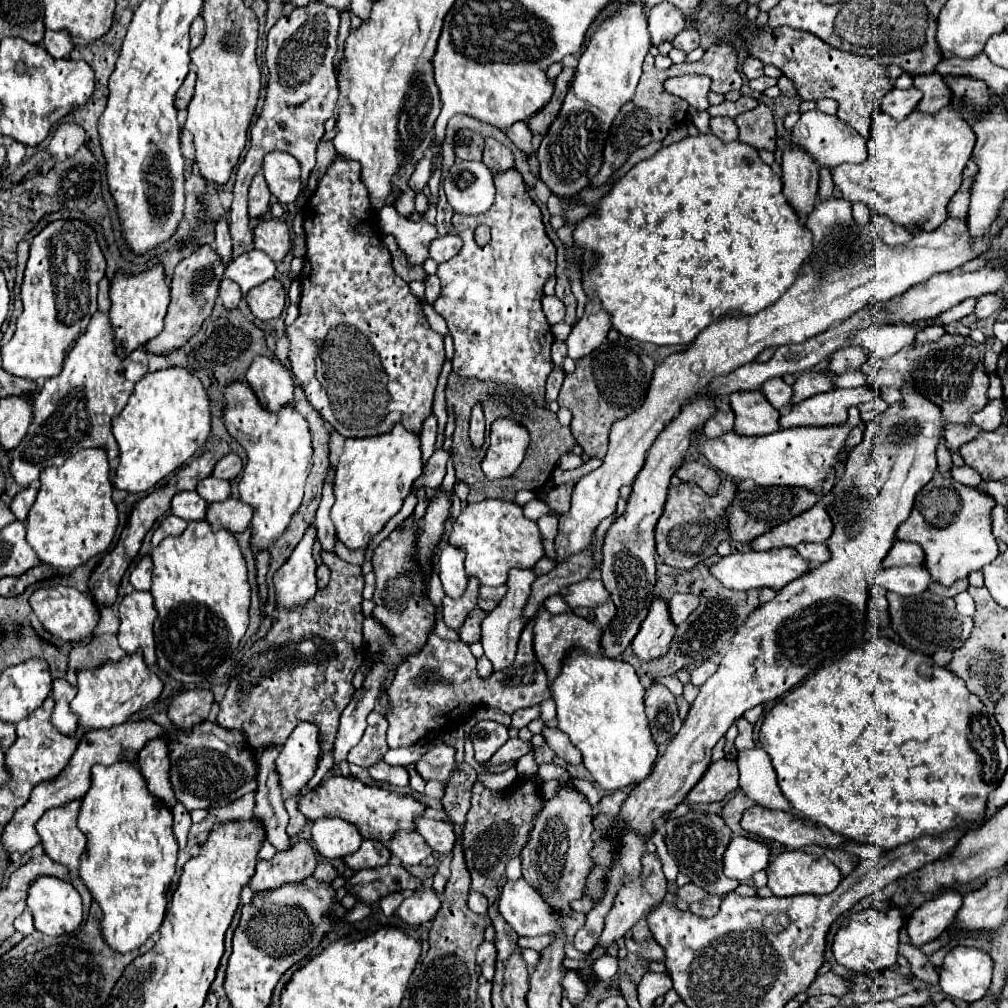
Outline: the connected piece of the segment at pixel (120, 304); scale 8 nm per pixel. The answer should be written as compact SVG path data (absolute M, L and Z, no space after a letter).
M154 264L152 268L148 268L140 274L134 274L134 276L128 276L122 270L118 270L116 276L112 278L110 300L112 300L110 320L114 324L116 342L126 352L140 348L144 342L152 340L156 334L162 332L162 322L166 316L166 308L170 304L170 286L166 284L164 266Z

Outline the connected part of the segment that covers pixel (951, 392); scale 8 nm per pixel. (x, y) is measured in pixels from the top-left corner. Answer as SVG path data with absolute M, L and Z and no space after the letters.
M944 334L936 342L928 342L920 348L902 348L890 358L876 360L870 358L862 370L868 374L868 386L900 388L902 380L912 376L924 396L942 408L946 422L954 424L972 424L972 414L982 410L988 404L988 386L990 378L984 370L984 346L976 344L970 338L960 338Z

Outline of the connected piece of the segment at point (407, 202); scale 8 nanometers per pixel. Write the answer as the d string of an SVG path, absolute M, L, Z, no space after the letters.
M408 190L406 194L402 194L398 200L396 200L396 211L403 217L408 217L415 212L415 193L414 190Z

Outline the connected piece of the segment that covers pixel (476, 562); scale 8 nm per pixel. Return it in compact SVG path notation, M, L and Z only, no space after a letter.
M506 500L468 504L452 522L448 544L466 550L466 572L468 576L476 576L484 586L500 586L506 582L512 568L534 568L534 564L544 556L536 522L526 518L516 502Z

